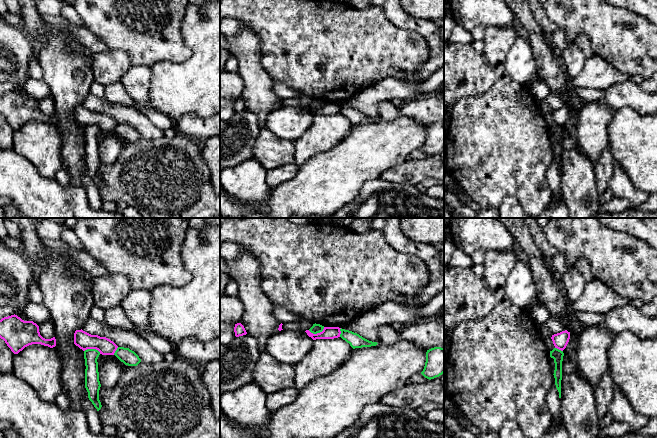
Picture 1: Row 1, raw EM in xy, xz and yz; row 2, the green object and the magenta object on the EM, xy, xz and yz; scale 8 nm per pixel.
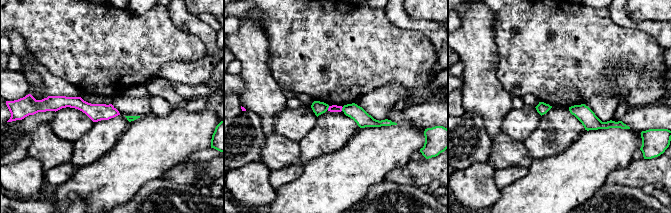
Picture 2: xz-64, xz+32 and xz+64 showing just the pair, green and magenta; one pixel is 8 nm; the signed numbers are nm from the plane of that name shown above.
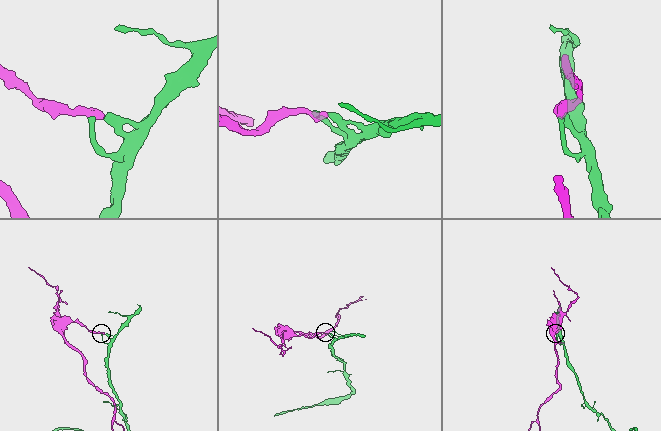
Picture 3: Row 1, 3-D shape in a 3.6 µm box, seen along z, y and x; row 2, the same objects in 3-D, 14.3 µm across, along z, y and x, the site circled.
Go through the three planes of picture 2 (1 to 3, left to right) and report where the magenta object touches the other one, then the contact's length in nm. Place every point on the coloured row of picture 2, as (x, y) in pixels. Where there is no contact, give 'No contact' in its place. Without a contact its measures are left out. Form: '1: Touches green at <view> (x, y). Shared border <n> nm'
1: No contact
2: Touches green at xz+32 (328, 107). Shared border 40 nm
3: No contact

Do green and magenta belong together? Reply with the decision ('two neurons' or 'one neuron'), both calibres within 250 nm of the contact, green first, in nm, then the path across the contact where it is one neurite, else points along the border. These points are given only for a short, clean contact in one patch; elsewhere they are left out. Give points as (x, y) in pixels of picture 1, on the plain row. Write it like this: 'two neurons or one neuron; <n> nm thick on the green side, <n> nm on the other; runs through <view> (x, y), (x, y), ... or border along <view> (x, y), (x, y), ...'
two neurons; 80 nm thick on the green side, 100 nm on the other; border along xz (324, 103), (316, 109), (311, 109), (308, 106)

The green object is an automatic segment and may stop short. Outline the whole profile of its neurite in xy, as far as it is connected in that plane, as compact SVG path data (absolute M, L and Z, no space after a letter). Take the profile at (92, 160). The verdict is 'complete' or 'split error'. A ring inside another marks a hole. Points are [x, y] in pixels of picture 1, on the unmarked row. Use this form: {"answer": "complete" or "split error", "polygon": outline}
{"answer": "complete", "polygon": "M87 125L84 127L85 135L85 164L88 168L88 174L99 187L102 183L99 176L99 166L101 163L99 157L98 138L97 135L100 128L96 125Z"}

